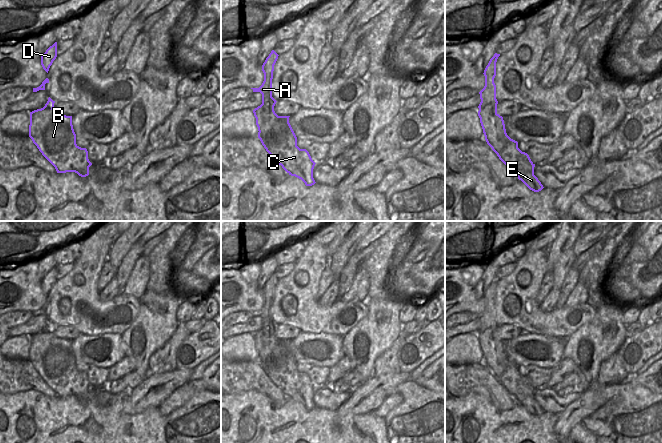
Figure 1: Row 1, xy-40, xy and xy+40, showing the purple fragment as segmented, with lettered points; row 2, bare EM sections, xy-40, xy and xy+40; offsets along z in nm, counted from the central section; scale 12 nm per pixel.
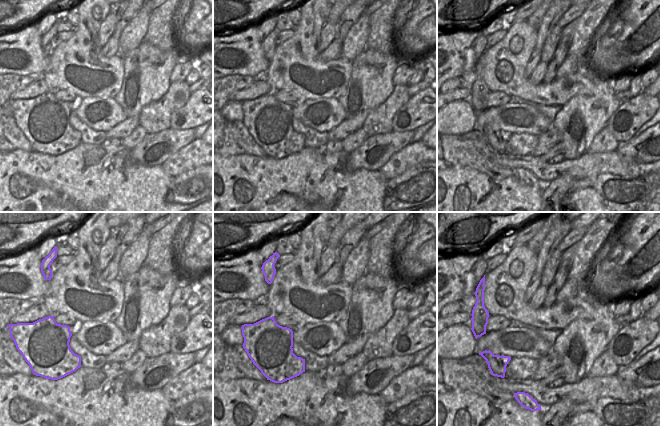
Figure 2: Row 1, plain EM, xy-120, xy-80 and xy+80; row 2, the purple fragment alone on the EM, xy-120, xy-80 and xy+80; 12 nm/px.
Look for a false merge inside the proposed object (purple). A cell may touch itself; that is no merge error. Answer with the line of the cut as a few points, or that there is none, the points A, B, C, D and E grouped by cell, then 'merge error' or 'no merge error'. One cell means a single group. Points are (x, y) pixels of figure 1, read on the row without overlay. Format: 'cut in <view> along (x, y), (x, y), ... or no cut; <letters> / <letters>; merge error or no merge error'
cut in xy along (278, 340), (272, 342), (269, 353), (265, 357), (259, 356); A D / B C E; merge error

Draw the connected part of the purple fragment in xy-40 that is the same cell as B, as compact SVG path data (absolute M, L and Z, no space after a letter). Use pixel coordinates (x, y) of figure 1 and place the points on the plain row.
M53 332L34 334L30 336L29 361L57 397L89 399L92 387L87 373L76 368L72 340L58 338Z

